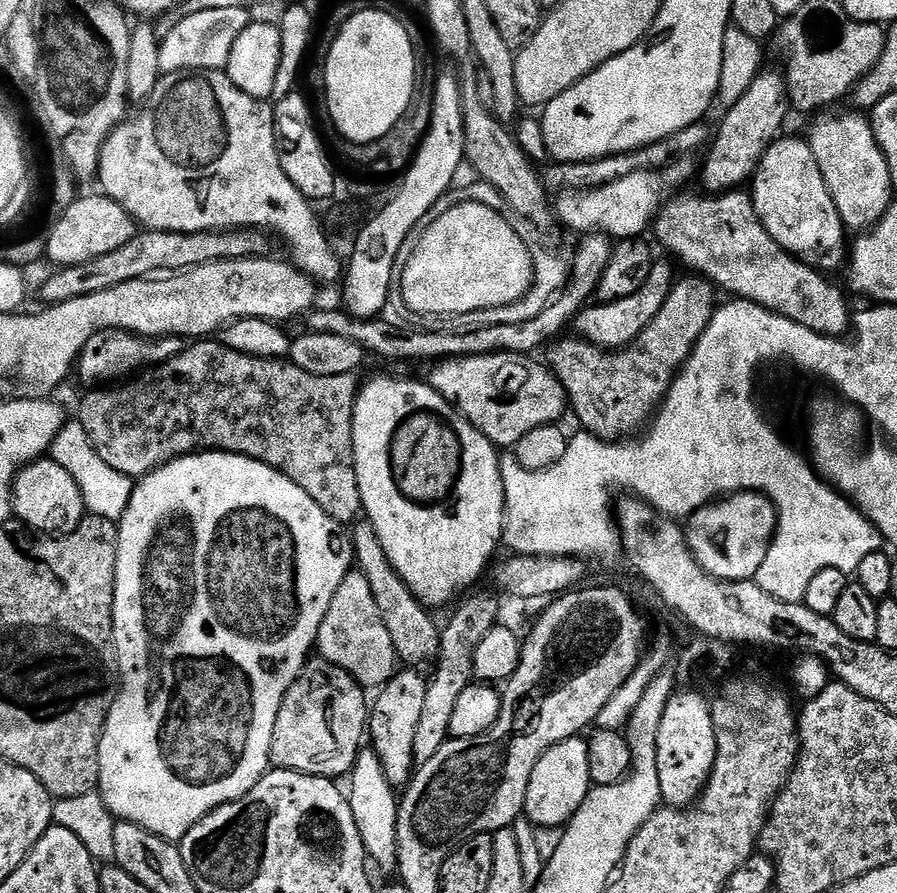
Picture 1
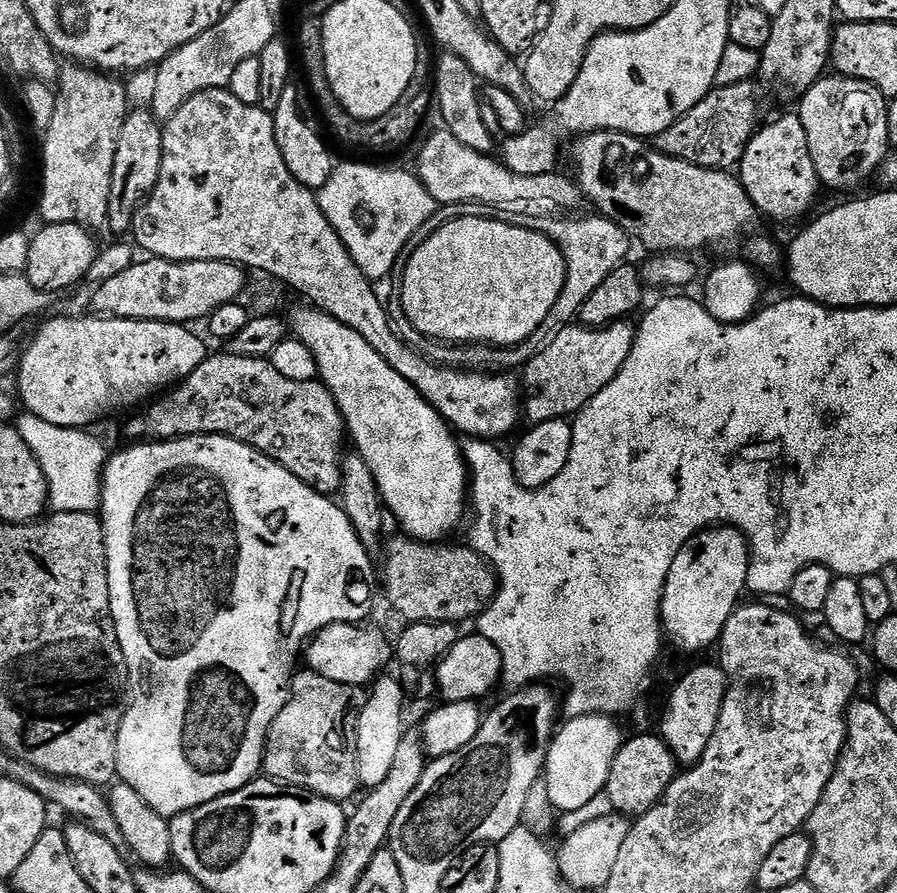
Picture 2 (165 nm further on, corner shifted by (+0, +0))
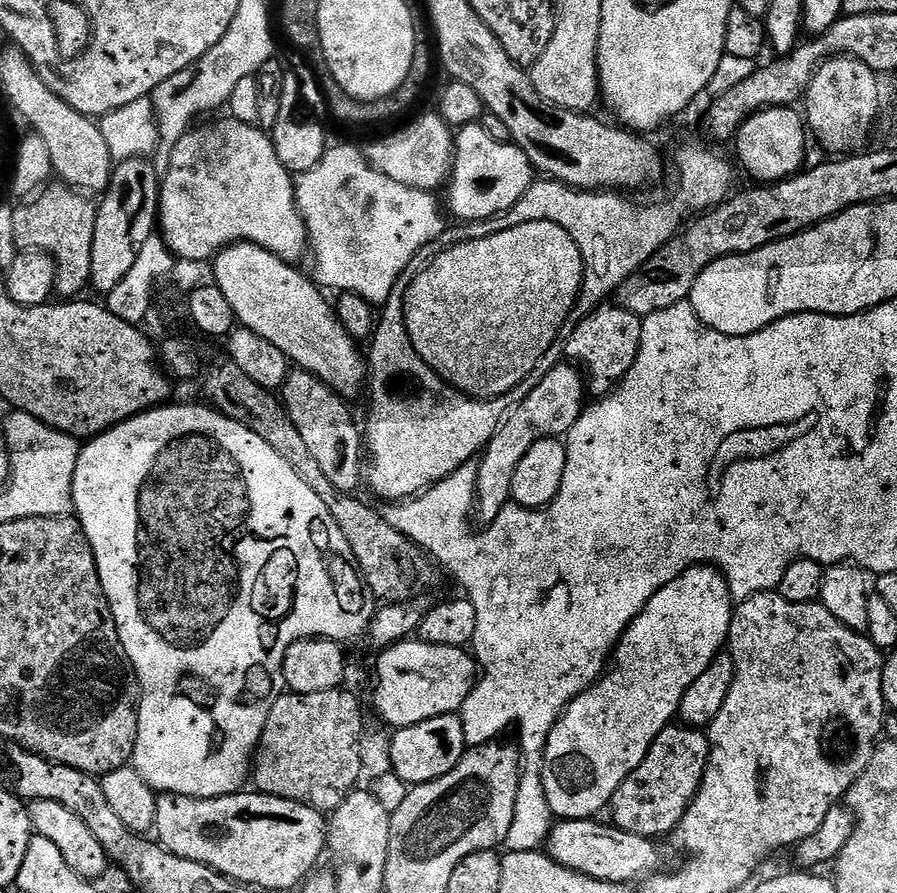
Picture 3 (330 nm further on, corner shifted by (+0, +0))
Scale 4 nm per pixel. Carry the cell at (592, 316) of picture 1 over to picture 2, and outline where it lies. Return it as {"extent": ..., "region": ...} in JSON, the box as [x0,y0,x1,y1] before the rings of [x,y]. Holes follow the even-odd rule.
{"extent":[522,320,636,425],"region":[[[617,320],[604,328],[569,326],[563,328],[538,355],[522,368],[522,412],[529,425],[547,420],[563,420],[575,417],[587,408],[588,403],[605,388],[622,370],[622,362],[630,358],[630,350],[636,345],[636,328],[628,320]]]}

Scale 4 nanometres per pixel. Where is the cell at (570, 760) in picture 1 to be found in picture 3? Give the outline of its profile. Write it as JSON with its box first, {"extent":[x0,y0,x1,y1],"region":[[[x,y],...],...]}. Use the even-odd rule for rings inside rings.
{"extent":[544,564,734,820],"region":[[[694,564],[678,578],[674,578],[674,582],[662,586],[662,590],[658,590],[658,594],[654,594],[654,598],[650,598],[647,606],[628,623],[628,629],[624,631],[623,638],[616,645],[610,670],[605,671],[596,683],[589,684],[581,696],[576,696],[571,700],[567,710],[558,718],[558,722],[550,730],[550,738],[546,742],[546,754],[544,755],[544,785],[553,817],[560,820],[587,820],[595,817],[602,806],[612,803],[612,795],[616,793],[618,786],[622,786],[622,782],[626,782],[629,774],[638,770],[638,766],[642,766],[642,758],[646,758],[654,738],[658,738],[658,734],[662,734],[662,730],[677,719],[682,694],[686,694],[686,690],[690,690],[690,686],[694,686],[694,681],[706,671],[706,666],[710,666],[714,657],[721,655],[722,649],[728,642],[728,631],[730,630],[733,611],[734,601],[728,589],[726,578],[720,573],[719,568],[713,568],[711,564]]]}

